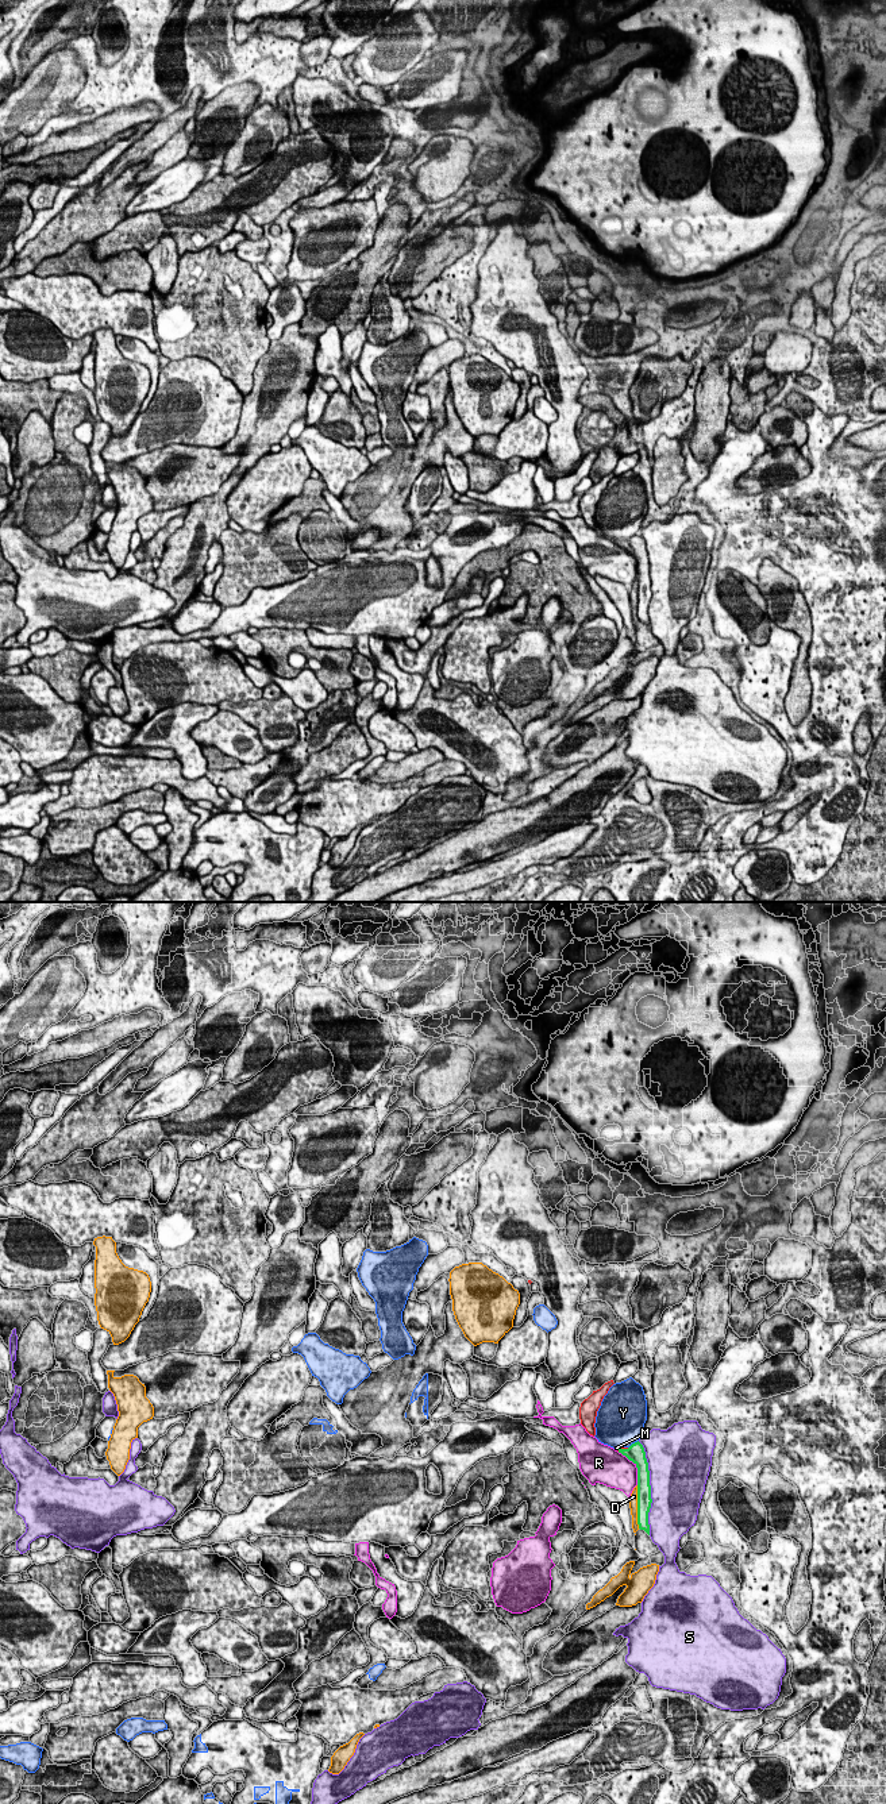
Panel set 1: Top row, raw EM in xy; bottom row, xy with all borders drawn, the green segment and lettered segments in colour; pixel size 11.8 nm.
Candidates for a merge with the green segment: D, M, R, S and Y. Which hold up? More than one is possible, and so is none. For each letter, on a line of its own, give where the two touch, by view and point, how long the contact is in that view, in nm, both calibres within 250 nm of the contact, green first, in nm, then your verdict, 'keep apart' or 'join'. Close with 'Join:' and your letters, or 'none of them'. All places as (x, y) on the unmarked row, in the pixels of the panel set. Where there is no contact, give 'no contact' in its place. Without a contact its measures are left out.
D: xy (638, 600) | 500 nm | 170/100 nm | keep apart
M: xy (623, 542) | 150 nm | 220/30 nm | join
R: xy (636, 559) | 460 nm | 220/400 nm | keep apart
S: xy (650, 581) | 1150 nm | 170/480 nm | keep apart
Y: xy (632, 536) | 160 nm | 220/480 nm | keep apart
Join: M

